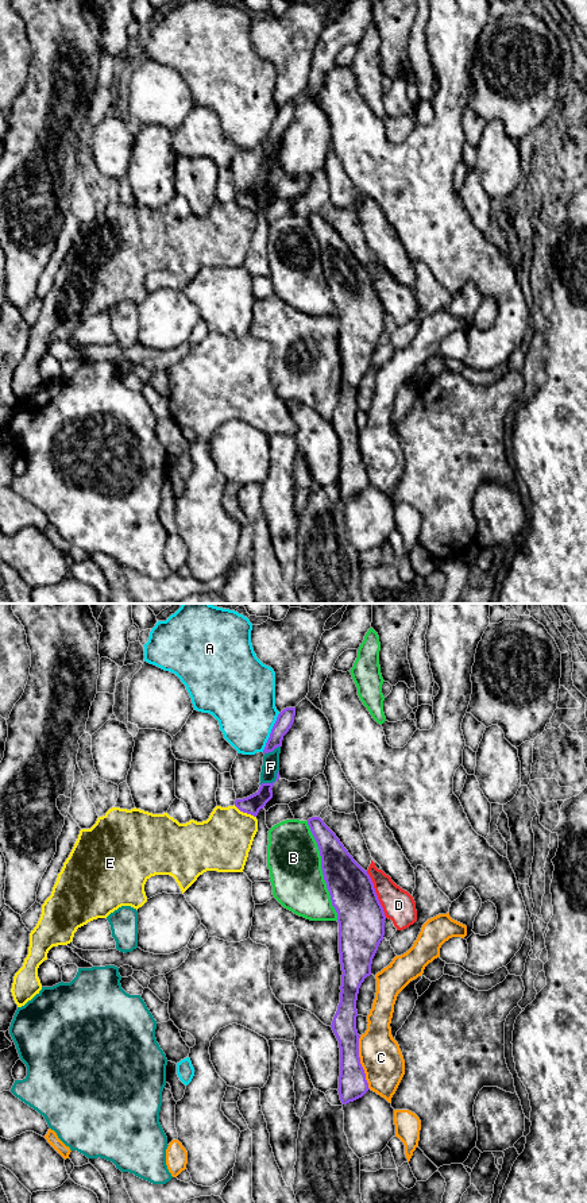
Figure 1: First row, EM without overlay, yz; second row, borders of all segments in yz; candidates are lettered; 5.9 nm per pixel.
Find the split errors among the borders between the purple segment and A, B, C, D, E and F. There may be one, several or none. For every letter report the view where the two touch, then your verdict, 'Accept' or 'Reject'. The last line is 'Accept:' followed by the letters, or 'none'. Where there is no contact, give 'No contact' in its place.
A: Touches purple in yz. Reject
B: Touches purple in yz. Reject
C: Touches purple in yz. Reject
D: Touches purple in yz. Reject
E: Touches purple in yz. Reject
F: Touches purple in yz. Reject
Accept: none

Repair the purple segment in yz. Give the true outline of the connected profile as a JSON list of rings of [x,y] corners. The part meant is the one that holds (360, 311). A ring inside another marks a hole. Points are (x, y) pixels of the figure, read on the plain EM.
[[[320,212],[308,215],[310,227],[317,238],[321,251],[321,265],[332,301],[337,308],[339,317],[339,348],[341,359],[340,398],[332,416],[332,425],[340,443],[339,490],[343,500],[362,493],[370,483],[359,452],[359,433],[356,425],[356,396],[362,378],[371,370],[372,354],[385,331],[385,306],[378,294],[374,278],[367,269],[348,248],[336,230]]]

